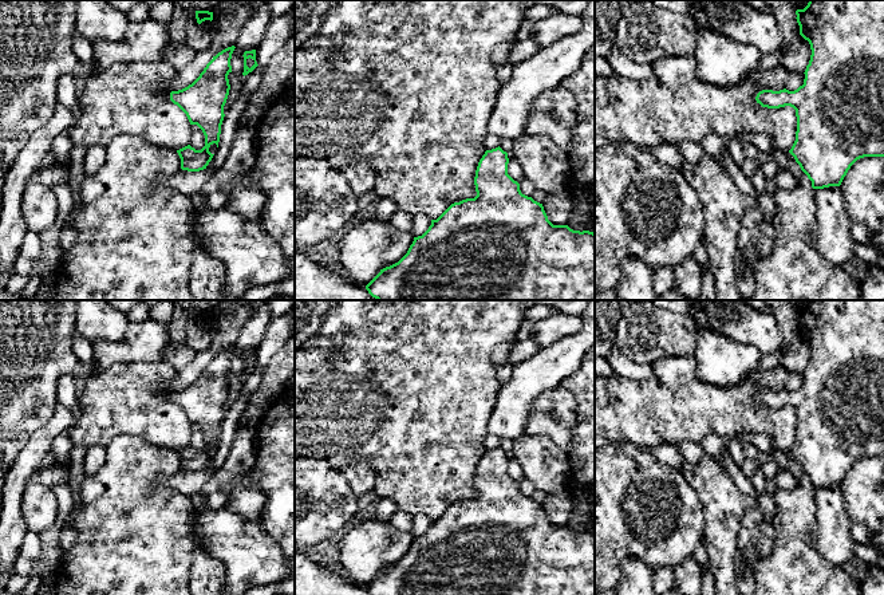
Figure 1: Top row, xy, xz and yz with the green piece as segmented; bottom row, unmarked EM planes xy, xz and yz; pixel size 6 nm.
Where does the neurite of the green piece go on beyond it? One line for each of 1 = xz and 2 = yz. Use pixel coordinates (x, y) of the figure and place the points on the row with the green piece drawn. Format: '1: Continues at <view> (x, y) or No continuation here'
1: No continuation here
2: No continuation here

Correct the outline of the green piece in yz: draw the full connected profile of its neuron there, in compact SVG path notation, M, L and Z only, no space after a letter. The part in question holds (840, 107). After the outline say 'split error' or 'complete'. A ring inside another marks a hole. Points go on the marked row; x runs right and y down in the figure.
M809 0L804 9L796 11L796 15L800 25L800 35L809 42L812 50L809 64L804 72L804 84L794 91L786 88L780 91L762 90L757 94L755 101L762 107L767 109L790 106L796 110L796 141L789 153L812 181L813 189L840 186L848 170L857 159L864 157L884 157L884 0Z; complete

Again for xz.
M486 150L478 162L477 196L451 204L429 229L414 237L407 253L366 285L376 300L595 300L595 233L553 225L542 204L521 193L508 174L508 153Z; complete

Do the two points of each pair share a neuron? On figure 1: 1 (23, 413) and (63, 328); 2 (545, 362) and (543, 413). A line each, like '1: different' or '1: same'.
1: same
2: different

